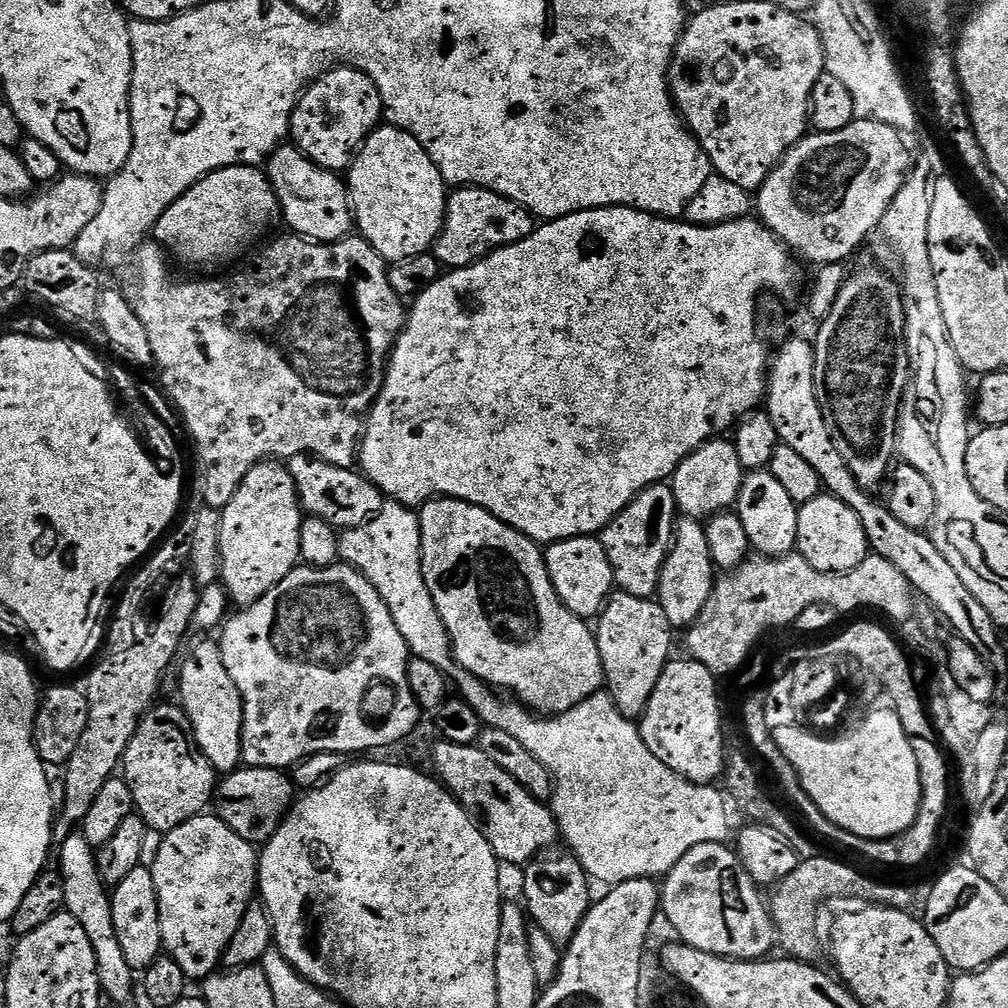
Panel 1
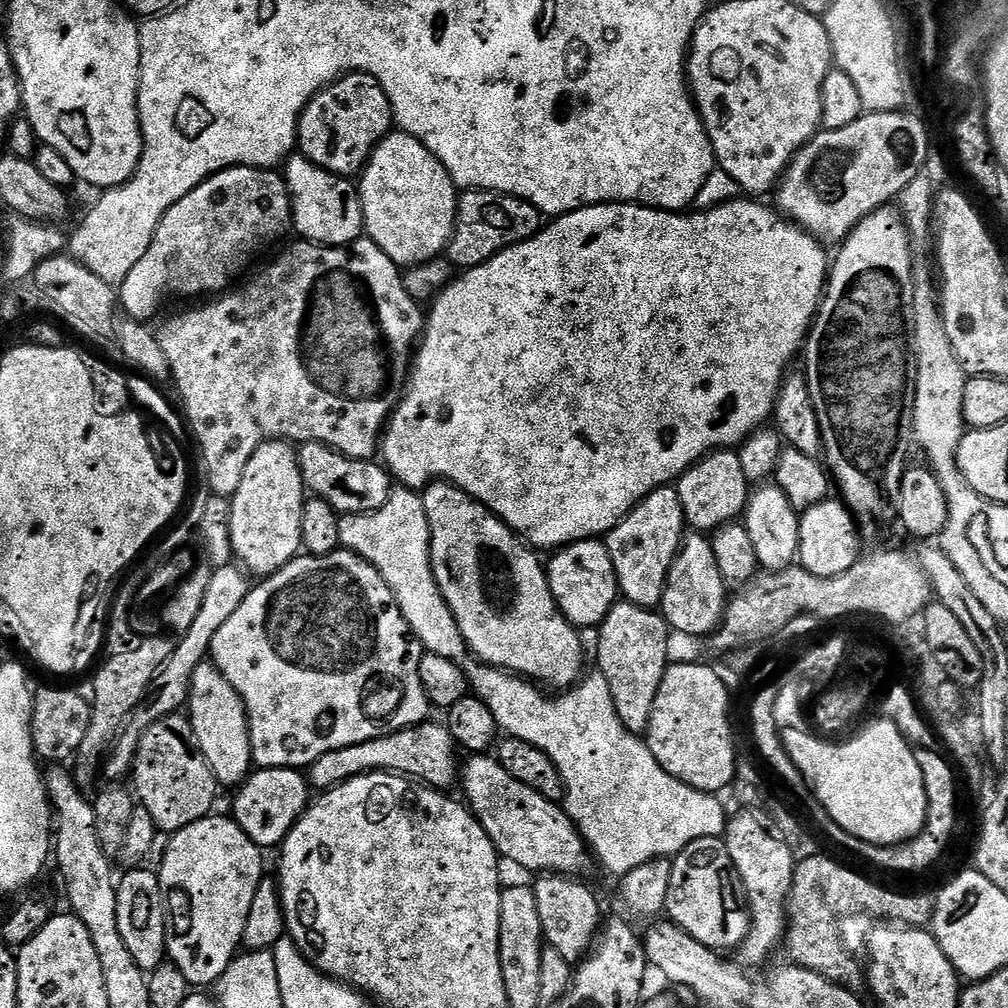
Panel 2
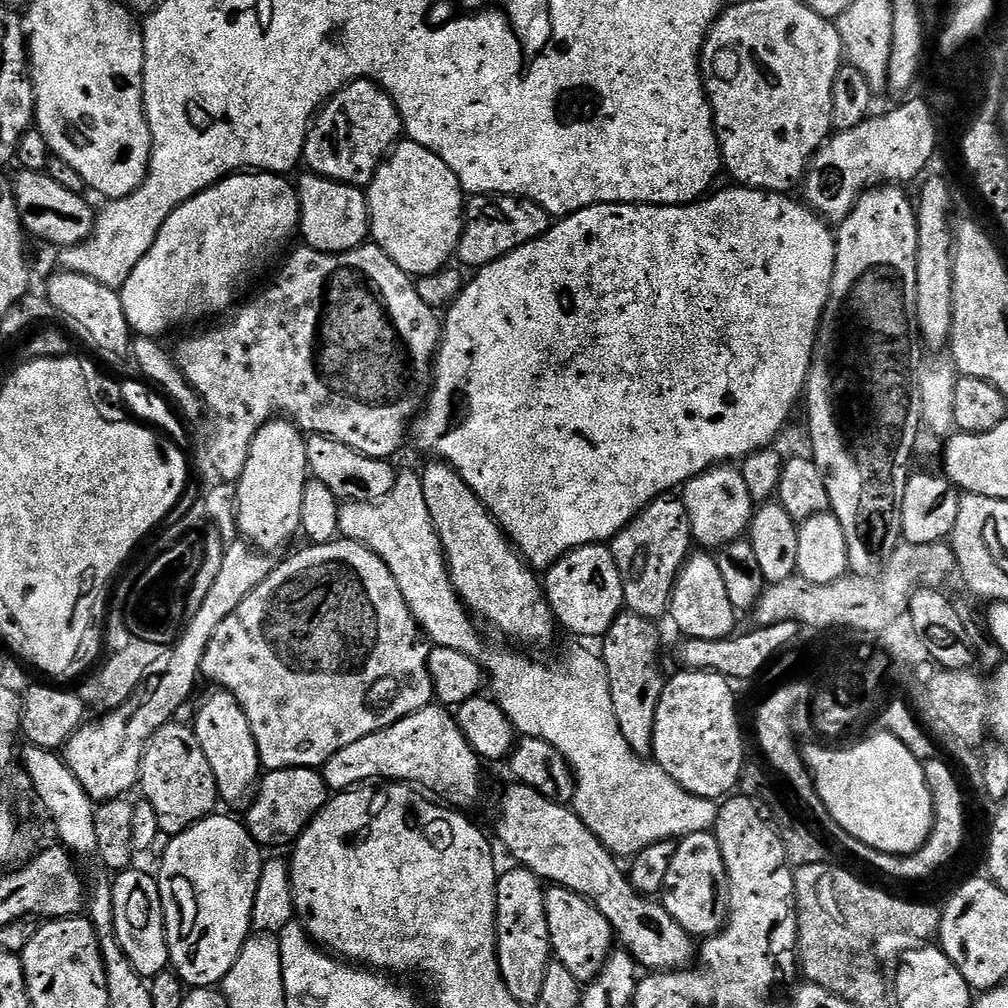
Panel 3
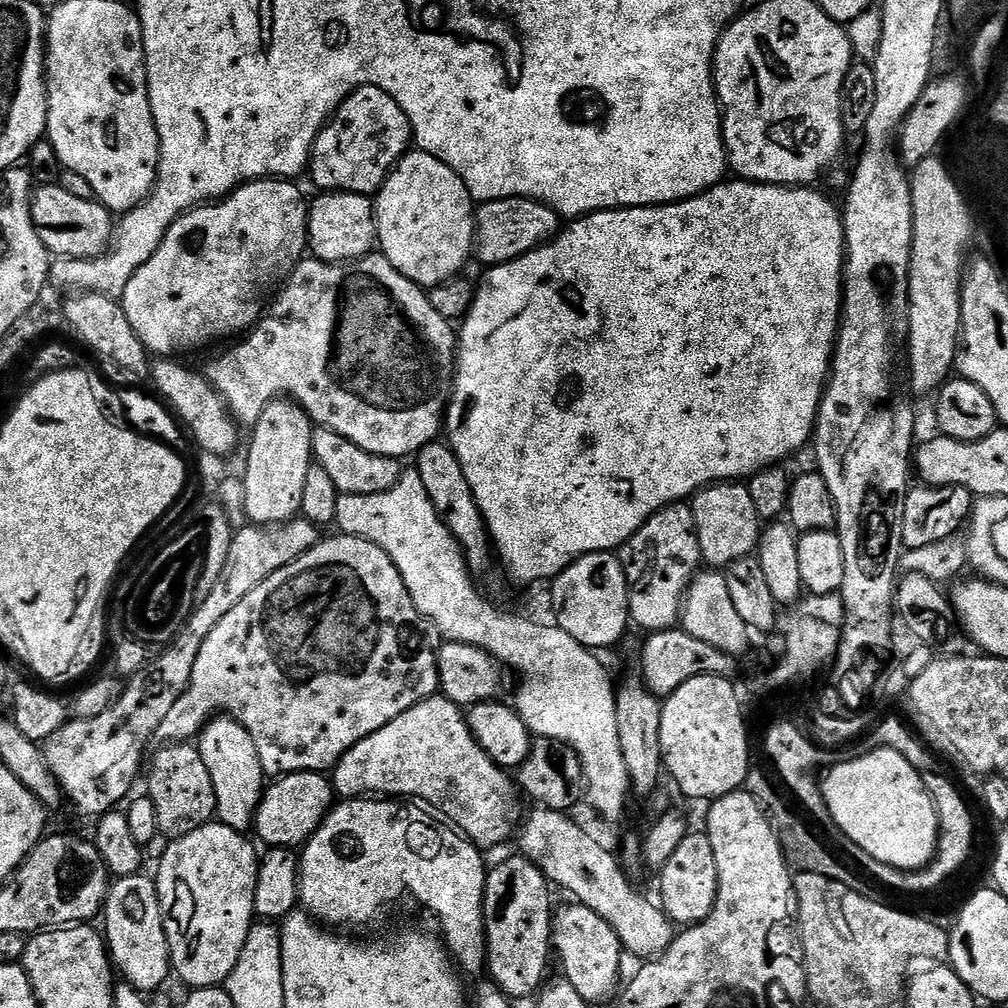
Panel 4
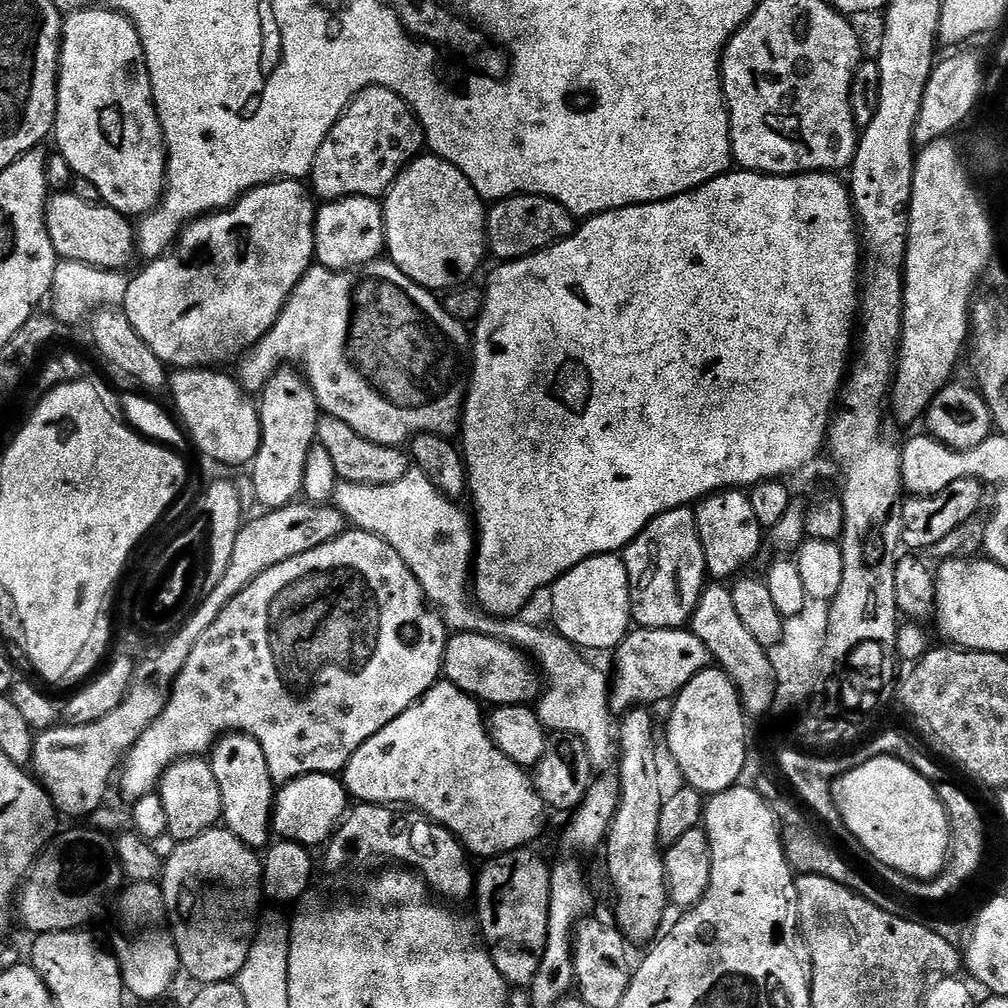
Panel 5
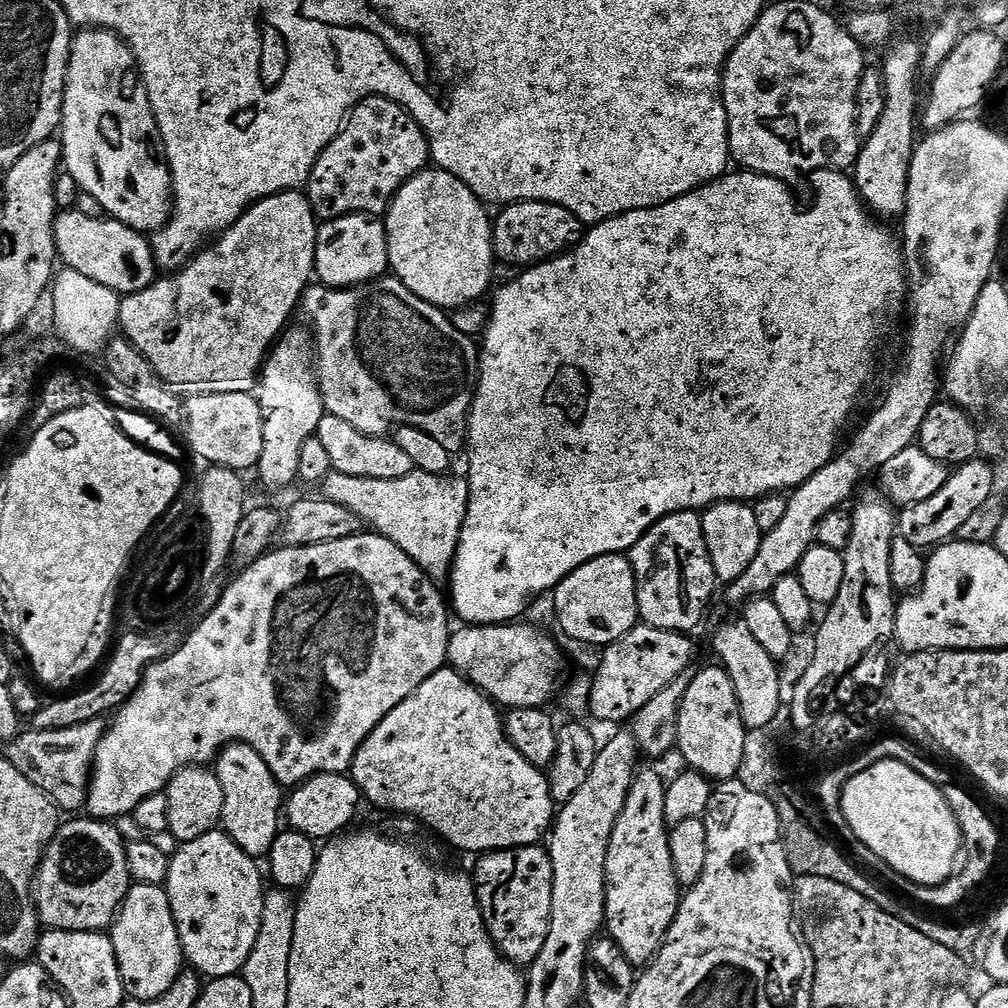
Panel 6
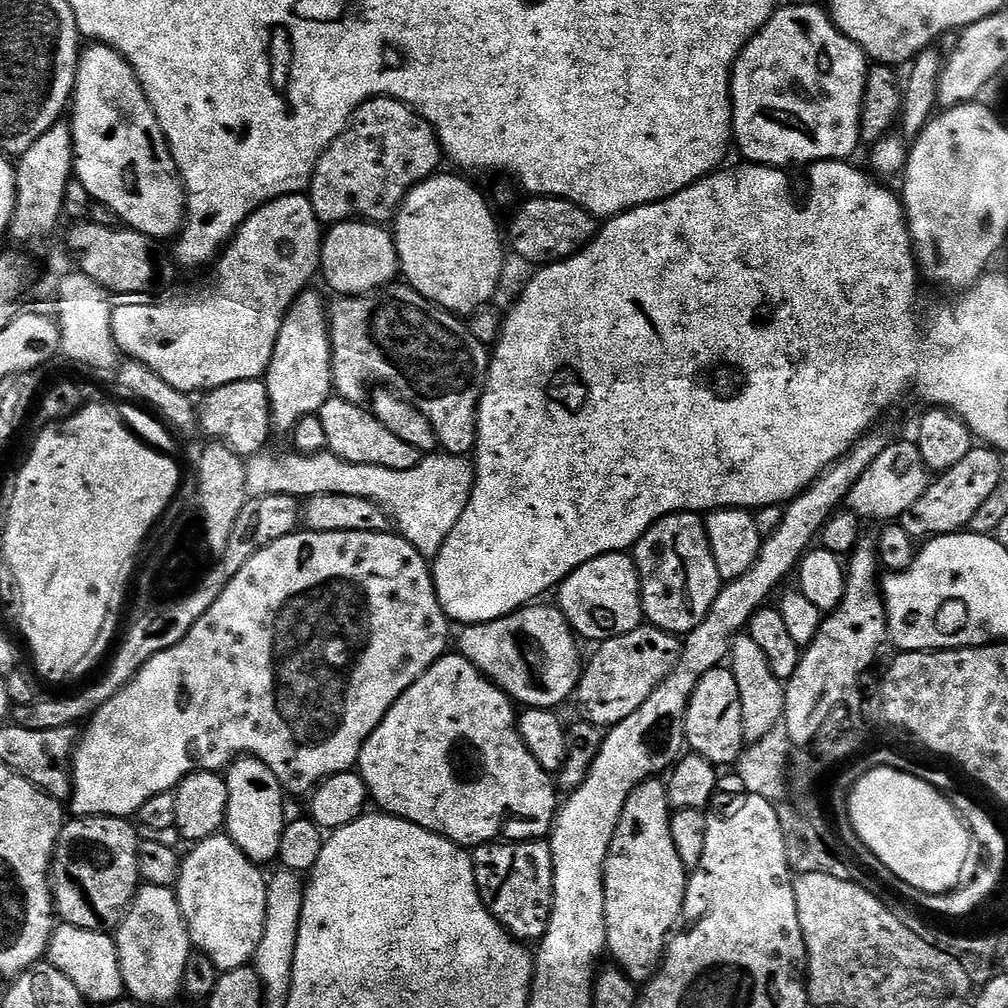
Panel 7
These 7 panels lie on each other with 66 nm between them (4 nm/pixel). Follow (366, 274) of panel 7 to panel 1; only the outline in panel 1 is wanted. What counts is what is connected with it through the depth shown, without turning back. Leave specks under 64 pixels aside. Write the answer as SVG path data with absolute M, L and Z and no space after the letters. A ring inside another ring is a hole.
M281 146L272 153L266 164L266 175L280 199L280 210L283 223L288 223L293 233L304 237L305 240L314 240L322 244L333 244L336 240L343 240L353 231L354 213L352 201L348 195L347 183L337 173L326 168L320 168L308 159L295 146Z

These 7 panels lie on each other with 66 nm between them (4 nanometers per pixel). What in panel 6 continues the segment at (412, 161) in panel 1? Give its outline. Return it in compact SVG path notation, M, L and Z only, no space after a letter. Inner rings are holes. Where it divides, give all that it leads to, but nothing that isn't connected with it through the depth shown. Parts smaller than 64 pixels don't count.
M429 166L416 176L411 176L406 183L398 190L398 194L392 200L392 205L386 213L386 227L388 229L388 257L391 271L394 275L410 290L414 290L414 294L418 294L423 300L428 300L431 304L437 304L445 310L453 310L459 304L468 304L471 300L476 300L488 287L491 289L492 284L492 267L498 264L496 249L492 240L493 217L488 217L489 209L483 200L478 199L471 188L467 188L454 174L443 172L438 167Z

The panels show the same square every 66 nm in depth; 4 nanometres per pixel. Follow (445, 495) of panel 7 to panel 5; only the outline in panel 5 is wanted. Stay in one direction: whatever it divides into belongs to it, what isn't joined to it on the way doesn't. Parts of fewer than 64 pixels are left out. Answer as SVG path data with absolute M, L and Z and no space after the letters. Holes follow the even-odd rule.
M409 467L408 472L402 478L398 478L389 484L354 484L351 482L340 482L336 486L334 497L335 507L340 509L345 521L353 529L369 532L378 538L385 540L390 547L398 550L398 554L410 566L414 578L422 586L425 596L431 607L439 612L445 624L453 633L477 632L483 636L493 636L499 640L505 640L523 650L538 665L542 673L542 680L545 680L544 693L540 701L534 704L536 716L545 729L553 733L569 732L582 742L586 742L586 750L590 754L593 765L600 766L614 756L614 713L610 707L610 680L603 676L590 661L585 653L570 643L566 637L551 627L539 628L536 624L527 624L524 618L501 618L490 616L483 608L474 603L470 595L470 573L474 568L474 528L470 518L459 508L455 499L449 498L436 489L426 478L426 474L419 468Z

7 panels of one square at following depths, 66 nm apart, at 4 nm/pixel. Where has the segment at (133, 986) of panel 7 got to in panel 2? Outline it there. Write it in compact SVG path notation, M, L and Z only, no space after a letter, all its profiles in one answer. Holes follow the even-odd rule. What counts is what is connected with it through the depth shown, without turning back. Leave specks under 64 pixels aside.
M144 866L135 870L128 870L123 877L119 877L116 885L116 897L118 898L118 934L122 934L122 942L126 942L126 950L134 957L134 962L145 970L153 970L166 960L164 947L164 895L160 893L160 878L155 871L147 872Z

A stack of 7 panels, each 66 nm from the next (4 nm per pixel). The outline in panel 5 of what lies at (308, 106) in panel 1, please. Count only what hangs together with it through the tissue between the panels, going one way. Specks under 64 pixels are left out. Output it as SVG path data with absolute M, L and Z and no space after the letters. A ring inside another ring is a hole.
M367 88L348 103L348 108L340 116L340 120L326 134L326 142L318 150L314 158L311 191L321 196L321 201L335 202L345 200L348 196L365 196L370 200L383 197L392 183L400 177L401 172L425 151L424 129L408 103L398 94L385 88Z

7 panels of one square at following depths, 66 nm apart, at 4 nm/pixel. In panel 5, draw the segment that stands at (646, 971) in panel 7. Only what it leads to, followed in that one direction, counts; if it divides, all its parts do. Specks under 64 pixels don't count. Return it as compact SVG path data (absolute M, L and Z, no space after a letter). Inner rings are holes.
M637 706L629 708L619 717L620 806L608 826L606 837L608 876L620 899L620 909L614 920L625 940L633 945L647 945L655 941L661 931L664 911L670 908L662 845L658 838L658 818L664 805L665 793L660 792L660 764L656 761L656 740L652 737L652 716L648 712L651 711L647 707Z

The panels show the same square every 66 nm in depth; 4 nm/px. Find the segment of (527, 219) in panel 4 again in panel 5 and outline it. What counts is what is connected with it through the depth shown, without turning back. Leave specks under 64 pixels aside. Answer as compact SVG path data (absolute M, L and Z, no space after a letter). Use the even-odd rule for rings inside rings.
M511 196L505 200L497 200L487 209L484 221L484 234L486 248L489 253L497 256L497 261L507 262L521 260L540 252L544 248L551 248L553 244L571 236L578 227L577 217L567 212L558 202L554 202L545 196Z

